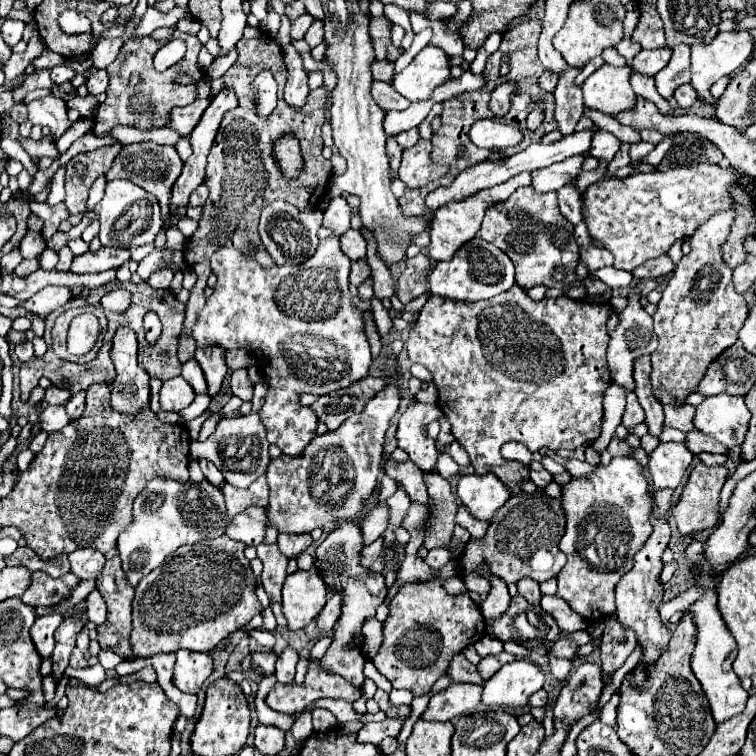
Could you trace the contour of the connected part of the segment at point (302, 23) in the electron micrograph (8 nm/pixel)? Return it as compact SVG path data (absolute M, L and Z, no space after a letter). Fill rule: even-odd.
M303 13L301 17L297 17L293 21L293 25L291 25L291 37L293 39L301 39L307 33L307 29L311 27L311 23L313 23L313 17L309 13Z

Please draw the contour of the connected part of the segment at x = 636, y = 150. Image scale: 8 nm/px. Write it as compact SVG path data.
M637 143L637 145L631 145L631 167L637 167L641 163L641 157L645 157L651 149L655 149L653 143Z

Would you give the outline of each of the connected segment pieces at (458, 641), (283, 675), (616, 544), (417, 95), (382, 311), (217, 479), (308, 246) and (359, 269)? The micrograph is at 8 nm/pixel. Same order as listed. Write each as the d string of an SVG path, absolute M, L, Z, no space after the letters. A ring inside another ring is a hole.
M439 579L407 583L391 601L391 615L385 621L385 641L373 659L377 671L391 681L395 689L409 689L413 695L427 695L433 683L447 671L447 663L467 645L475 645L485 635L485 619L469 595L449 595Z
M283 647L279 653L277 665L275 665L275 677L279 683L291 683L295 677L295 665L299 661L299 655L293 647Z
M613 457L611 463L595 467L593 473L571 477L569 483L561 485L561 503L567 517L567 531L559 541L559 549L567 555L567 563L561 569L557 579L557 597L565 599L573 611L577 611L587 621L599 621L611 613L615 613L615 585L623 573L631 569L631 561L635 553L643 547L647 535L651 535L649 513L653 507L653 497L647 485L647 479L641 473L639 463L631 457ZM607 527L613 527L613 537ZM605 533L603 539L597 541L597 535Z
M427 45L415 55L411 65L393 79L393 87L409 101L425 101L435 87L451 79L449 69L449 57L445 51Z
M374 297L371 300L371 306L379 335L384 336L389 334L391 332L393 323L391 318L389 317L388 311L382 304L382 301Z
M199 459L199 465L201 465L201 471L207 481L211 481L215 487L219 487L223 483L223 475L213 463L207 463L207 459Z
M273 201L261 211L261 219L259 219L261 243L265 245L267 253L275 259L277 265L305 263L305 259L309 259L319 245L317 231L321 227L321 221L323 221L323 213L317 209L299 211L297 207L289 205L287 201Z
M365 259L351 263L351 277L349 277L351 285L359 287L359 285L361 285L365 279L369 279L369 277L371 277L371 269L369 269L369 265L367 265Z

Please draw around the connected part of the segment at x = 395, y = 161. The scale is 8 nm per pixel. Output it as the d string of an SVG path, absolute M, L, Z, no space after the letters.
M393 137L387 139L387 157L389 157L389 165L391 165L391 171L397 173L399 169L399 163L401 163L401 147L397 145L397 141Z

